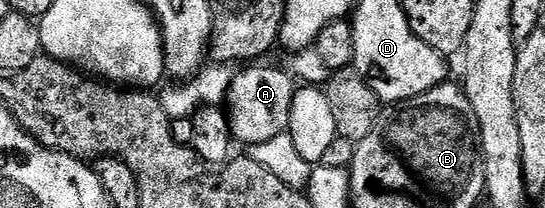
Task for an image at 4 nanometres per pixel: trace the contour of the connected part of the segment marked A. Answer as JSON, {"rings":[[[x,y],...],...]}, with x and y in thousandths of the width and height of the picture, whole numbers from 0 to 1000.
{"rings":[[[451,317],[446,346],[429,346],[429,389],[415,447],[411,486],[418,524],[422,644],[431,678],[450,702],[488,692],[495,668],[527,630],[530,538],[543,438],[543,385],[530,341],[516,346],[510,327],[473,327],[481,317]]]}

